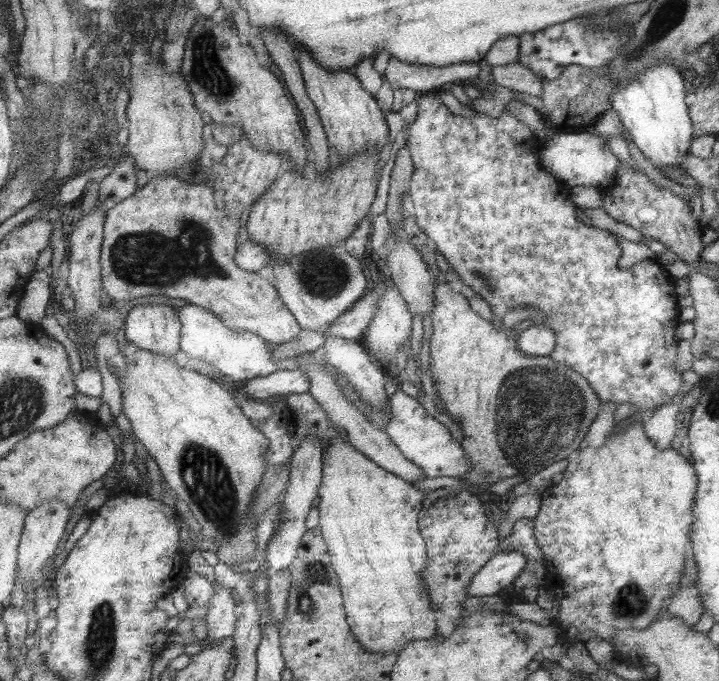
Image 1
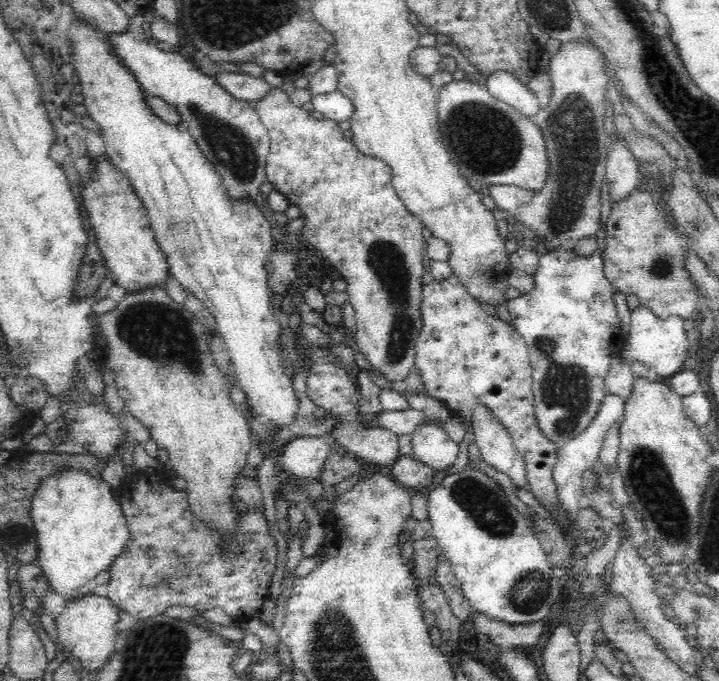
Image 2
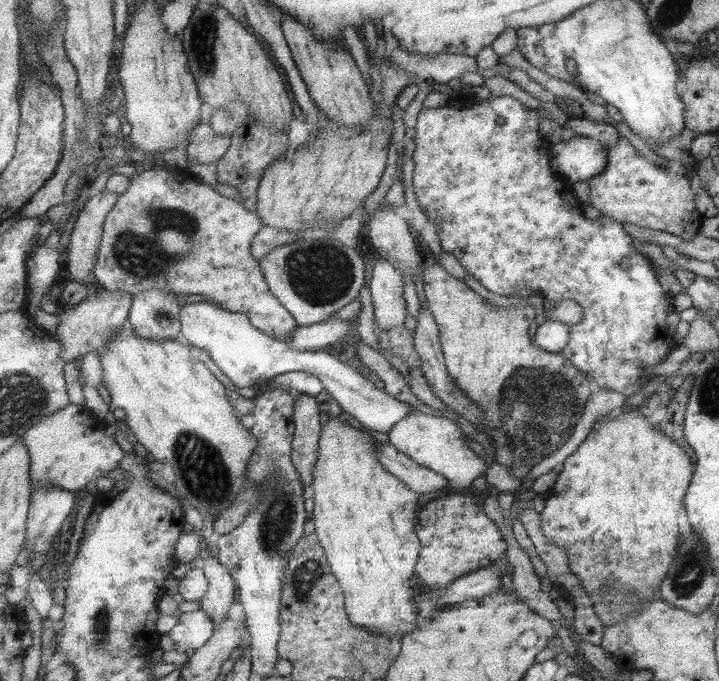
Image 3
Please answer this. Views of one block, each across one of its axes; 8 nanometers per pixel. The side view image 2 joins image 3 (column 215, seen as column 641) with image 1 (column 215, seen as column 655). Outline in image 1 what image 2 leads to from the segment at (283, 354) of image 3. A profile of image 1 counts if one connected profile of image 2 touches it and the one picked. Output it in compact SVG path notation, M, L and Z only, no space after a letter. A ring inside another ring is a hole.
M185 303L176 311L181 321L181 350L190 358L200 360L204 371L214 369L223 374L226 380L246 382L255 377L267 376L271 372L298 367L295 358L273 360L272 346L265 343L261 337L251 332L230 329L207 309Z

